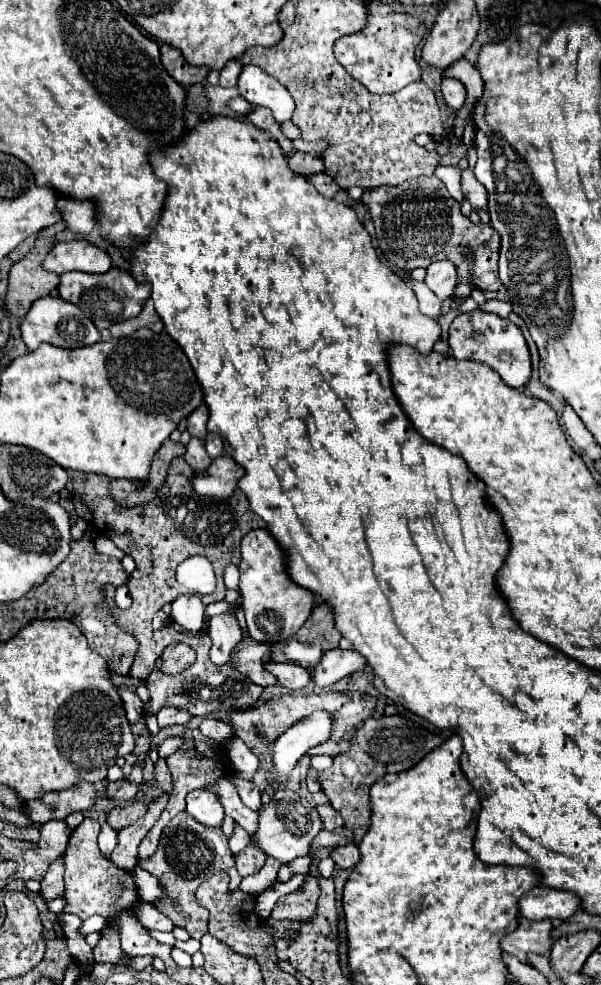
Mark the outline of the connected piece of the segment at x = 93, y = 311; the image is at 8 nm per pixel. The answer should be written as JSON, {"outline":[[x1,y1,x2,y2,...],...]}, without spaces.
{"outline":[[110,269,108,273,102,275,86,275,82,271,72,271,60,277,58,293,62,299,74,303,100,331,104,331,114,323,136,317,146,299,150,297,150,285,148,283,138,285,130,273,120,269]]}

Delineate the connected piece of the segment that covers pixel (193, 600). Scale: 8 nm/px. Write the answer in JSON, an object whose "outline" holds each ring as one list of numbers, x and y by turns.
{"outline":[[180,595,172,603,172,621,184,631,200,633,204,629,204,603,196,595]]}

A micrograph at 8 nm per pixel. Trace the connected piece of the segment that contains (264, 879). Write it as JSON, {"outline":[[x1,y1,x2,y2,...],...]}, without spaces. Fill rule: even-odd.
{"outline":[[268,857,264,867,258,873,248,875,248,877,242,879,240,891,246,891,246,893,262,893,262,891,266,891,268,887,272,887,276,883,276,875,278,875,280,865,282,865,280,861]]}

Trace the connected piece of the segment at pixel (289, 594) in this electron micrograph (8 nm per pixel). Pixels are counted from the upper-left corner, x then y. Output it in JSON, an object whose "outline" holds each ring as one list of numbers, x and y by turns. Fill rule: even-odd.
{"outline":[[266,529,250,531,240,545,240,595,242,609,246,615,248,633,258,643,280,643,294,635,302,623,308,619,314,607,314,595,298,585,294,585,284,569,282,551]]}

